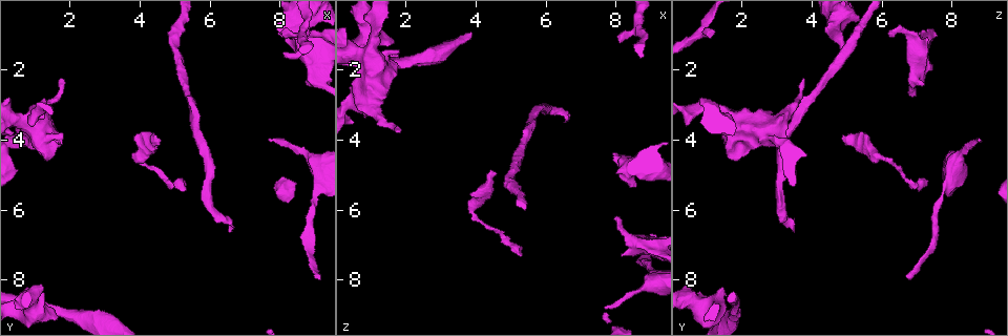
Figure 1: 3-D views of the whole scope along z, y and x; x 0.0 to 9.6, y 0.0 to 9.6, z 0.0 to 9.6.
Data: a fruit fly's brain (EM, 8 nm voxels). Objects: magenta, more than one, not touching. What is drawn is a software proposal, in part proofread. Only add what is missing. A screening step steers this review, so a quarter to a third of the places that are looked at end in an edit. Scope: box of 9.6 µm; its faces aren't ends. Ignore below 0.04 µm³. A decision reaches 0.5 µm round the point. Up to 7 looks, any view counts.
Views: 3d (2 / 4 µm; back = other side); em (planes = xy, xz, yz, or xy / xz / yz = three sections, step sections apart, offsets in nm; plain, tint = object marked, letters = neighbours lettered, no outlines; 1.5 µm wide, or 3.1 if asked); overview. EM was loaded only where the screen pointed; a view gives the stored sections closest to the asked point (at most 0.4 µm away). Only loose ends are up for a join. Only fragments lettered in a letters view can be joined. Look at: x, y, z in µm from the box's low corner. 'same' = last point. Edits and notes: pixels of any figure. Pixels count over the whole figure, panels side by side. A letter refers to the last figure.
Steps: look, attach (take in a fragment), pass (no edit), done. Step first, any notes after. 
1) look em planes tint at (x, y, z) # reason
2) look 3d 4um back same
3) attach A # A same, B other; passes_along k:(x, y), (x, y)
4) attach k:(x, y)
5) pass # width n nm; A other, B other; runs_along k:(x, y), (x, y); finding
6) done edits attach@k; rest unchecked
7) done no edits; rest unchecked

look em planes plain at (6.50, 6.60, 3.45) # an open end

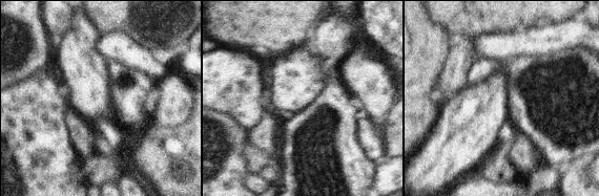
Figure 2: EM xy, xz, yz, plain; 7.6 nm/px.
look em planes letters same

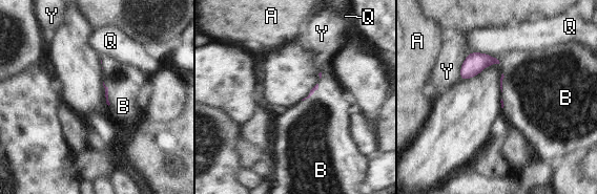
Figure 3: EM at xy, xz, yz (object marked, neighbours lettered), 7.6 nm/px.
attach B # A other, B same, Q other, Y other; passes_along 3:(315, 87), (305, 99), (305, 131); the cell continues

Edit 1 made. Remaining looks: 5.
look overview # see it whole again

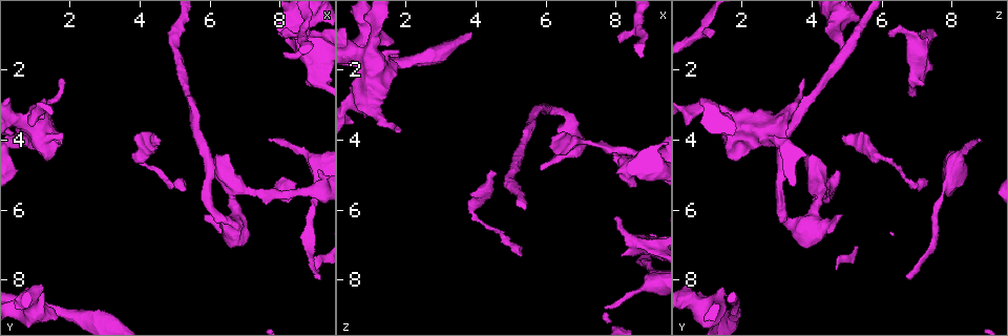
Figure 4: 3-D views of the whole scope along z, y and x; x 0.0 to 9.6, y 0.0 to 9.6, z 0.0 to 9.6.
look 3d 2um back at (4.50, 3.90, 4.85) # an open end

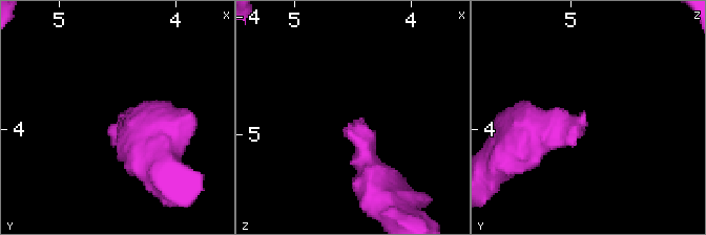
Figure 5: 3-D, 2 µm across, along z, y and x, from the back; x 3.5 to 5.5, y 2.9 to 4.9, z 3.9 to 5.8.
look em planes letters at (4.50, 3.88, 4.86)

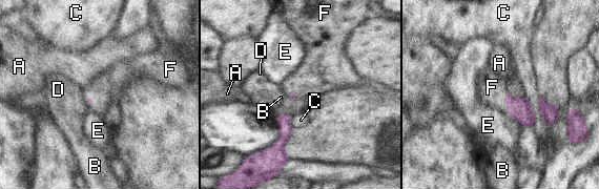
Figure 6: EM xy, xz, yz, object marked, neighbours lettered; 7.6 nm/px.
attach F # A other, B other, C other, D other, E other, F same; passes_along 6:(520, 107), (503, 102), (492, 87); the cell continues

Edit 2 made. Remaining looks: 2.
look 3d 4um back at (7.65, 3.95, 8.90) # tapers out

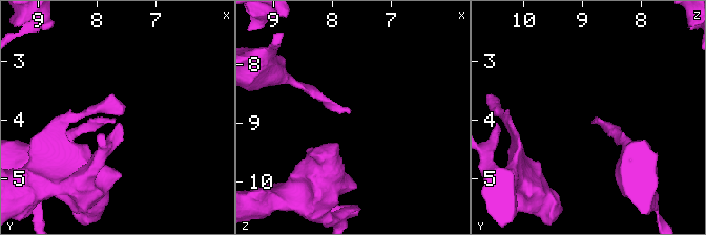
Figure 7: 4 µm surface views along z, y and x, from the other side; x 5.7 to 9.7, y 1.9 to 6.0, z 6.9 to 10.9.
look em planes letters at (7.70, 4.00, 8.85)

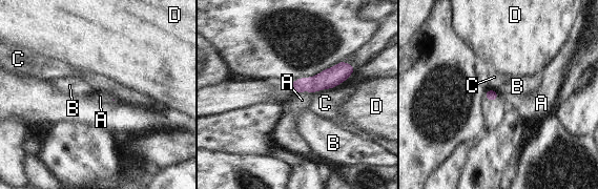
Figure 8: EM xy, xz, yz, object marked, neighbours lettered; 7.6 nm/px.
attach A # width 80 nm; A same, B other, C other, D other; passes_along 8:(330, 78), (302, 90), (302, 100); it goes on there

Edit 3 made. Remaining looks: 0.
done edits attach@3, attach@6, attach@8; rest unchecked

